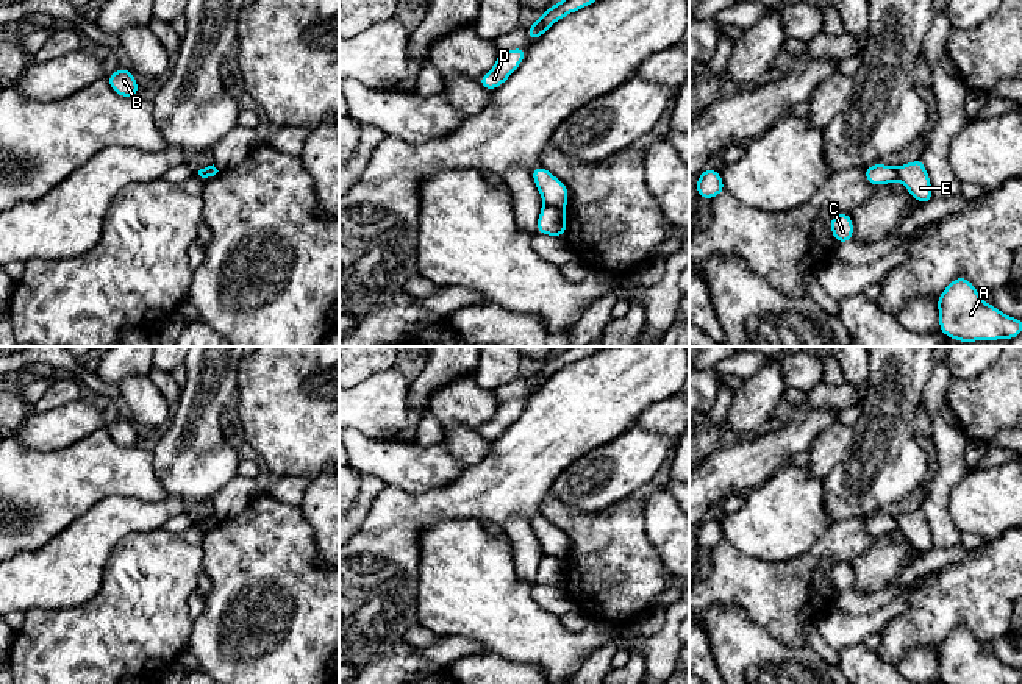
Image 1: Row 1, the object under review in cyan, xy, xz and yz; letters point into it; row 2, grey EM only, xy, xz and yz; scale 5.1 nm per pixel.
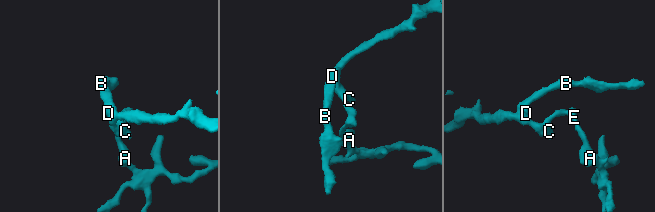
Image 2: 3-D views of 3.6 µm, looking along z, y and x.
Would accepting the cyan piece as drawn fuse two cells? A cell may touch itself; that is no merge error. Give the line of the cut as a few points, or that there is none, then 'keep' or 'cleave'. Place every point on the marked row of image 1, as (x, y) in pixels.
cut in xz along (544, 203), (563, 208); cleave

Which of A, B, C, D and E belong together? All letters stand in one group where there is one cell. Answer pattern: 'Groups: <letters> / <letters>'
Groups: A E / B C D

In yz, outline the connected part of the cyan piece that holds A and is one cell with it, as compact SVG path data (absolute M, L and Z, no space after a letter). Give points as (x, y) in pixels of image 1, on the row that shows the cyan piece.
M966 276L955 278L936 301L939 331L949 339L964 344L1003 337L1013 340L1022 333L1022 320L984 303Z

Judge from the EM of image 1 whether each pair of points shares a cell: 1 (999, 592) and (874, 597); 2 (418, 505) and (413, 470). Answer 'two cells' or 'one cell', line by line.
1: two cells
2: two cells

